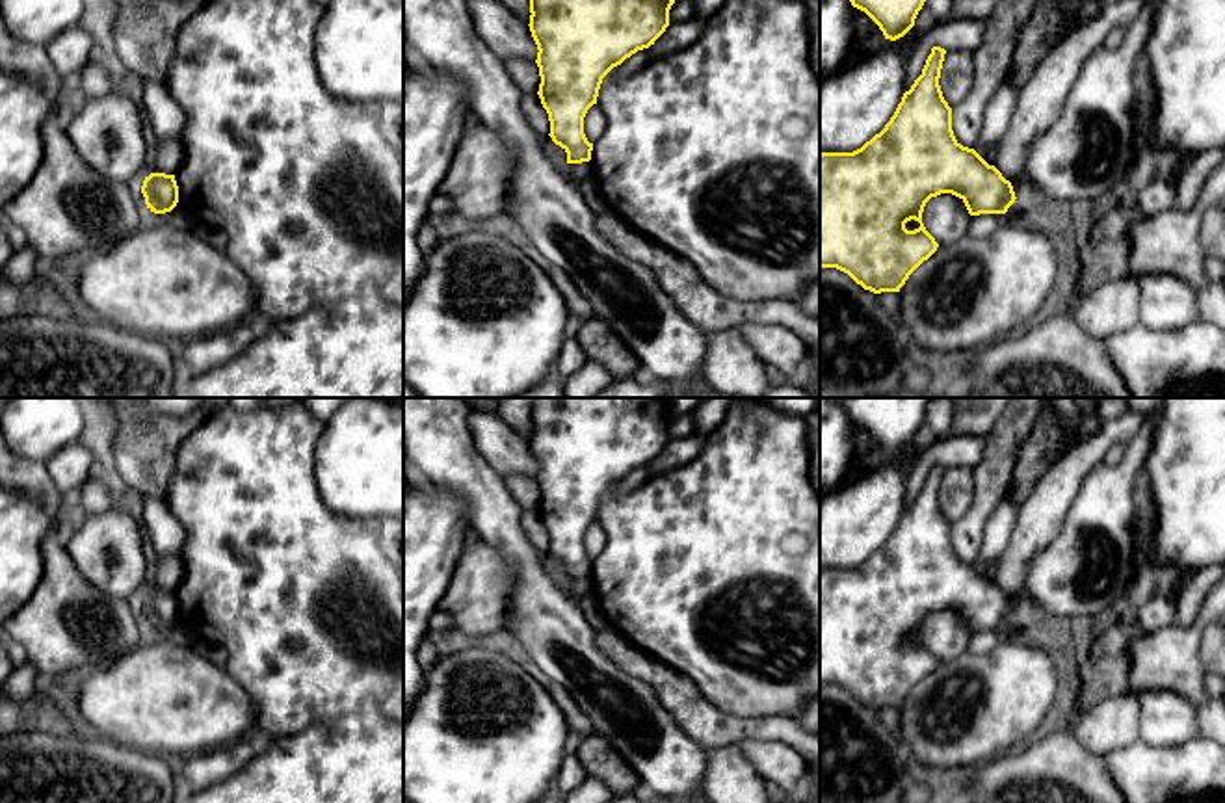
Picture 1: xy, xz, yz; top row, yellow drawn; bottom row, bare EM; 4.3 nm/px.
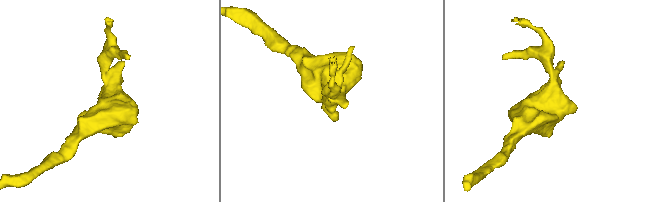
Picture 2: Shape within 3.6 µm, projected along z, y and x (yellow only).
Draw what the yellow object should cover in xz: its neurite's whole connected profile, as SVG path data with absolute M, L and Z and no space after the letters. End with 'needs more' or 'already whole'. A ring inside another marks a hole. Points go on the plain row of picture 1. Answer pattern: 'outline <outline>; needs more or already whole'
outline M533 398L528 442L539 467L537 511L548 530L548 552L567 569L567 580L591 576L593 559L584 550L584 533L597 520L602 494L654 461L669 442L673 420L671 398Z; already whole

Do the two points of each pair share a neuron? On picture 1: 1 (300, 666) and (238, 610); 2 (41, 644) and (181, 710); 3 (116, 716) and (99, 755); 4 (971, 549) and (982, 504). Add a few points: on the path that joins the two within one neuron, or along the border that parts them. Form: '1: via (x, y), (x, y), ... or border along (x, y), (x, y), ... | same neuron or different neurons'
1: via (285, 651), (253, 619) | same neuron
2: border along (132, 647), (114, 660), (90, 670) | different neurons
3: border along (97, 735), (147, 753) | different neurons
4: via (973, 538), (976, 515) | same neuron

